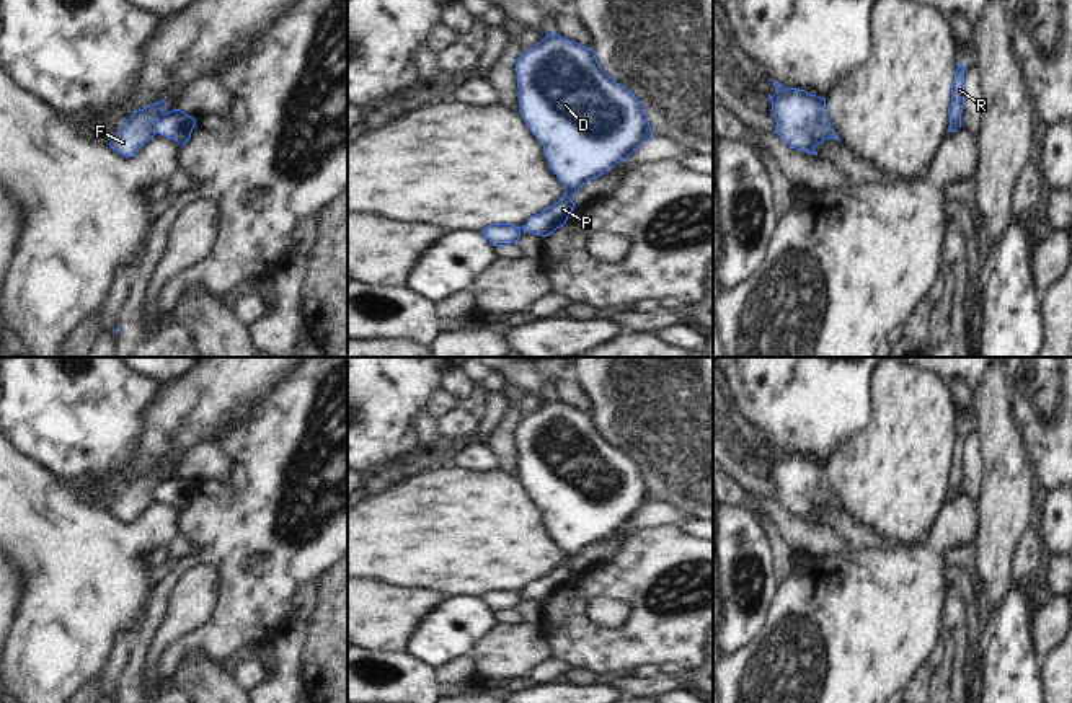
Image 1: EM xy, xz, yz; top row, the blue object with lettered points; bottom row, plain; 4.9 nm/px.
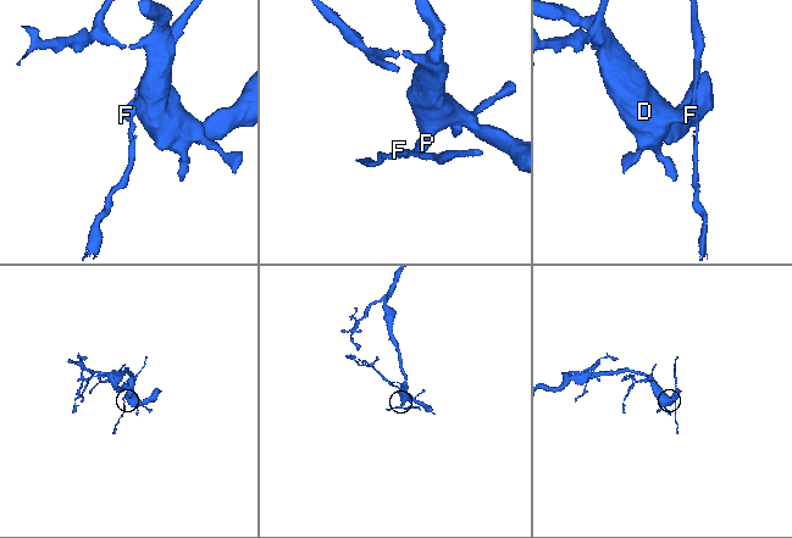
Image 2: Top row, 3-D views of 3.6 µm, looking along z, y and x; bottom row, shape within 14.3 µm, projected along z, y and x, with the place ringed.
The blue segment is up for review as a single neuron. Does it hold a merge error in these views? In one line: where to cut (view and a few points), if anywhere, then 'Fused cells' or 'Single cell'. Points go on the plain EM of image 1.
Split along xy (154, 490), (155, 496). Fused cells.

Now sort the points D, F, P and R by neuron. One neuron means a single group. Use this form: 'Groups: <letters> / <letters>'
Groups: D P / F R.

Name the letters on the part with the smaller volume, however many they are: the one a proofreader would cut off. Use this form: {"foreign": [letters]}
{"foreign": ["F", "R"]}

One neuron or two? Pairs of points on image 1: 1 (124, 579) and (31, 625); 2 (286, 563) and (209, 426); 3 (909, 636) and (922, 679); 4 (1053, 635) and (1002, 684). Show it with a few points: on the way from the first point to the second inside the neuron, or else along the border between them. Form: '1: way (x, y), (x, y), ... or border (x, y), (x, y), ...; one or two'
1: way (101, 579), (54, 623); one
2: border (250, 416), (239, 421), (219, 439); two
3: border (940, 635), (929, 659), (906, 685); two
4: border (1035, 614), (1033, 640), (1041, 659); two

